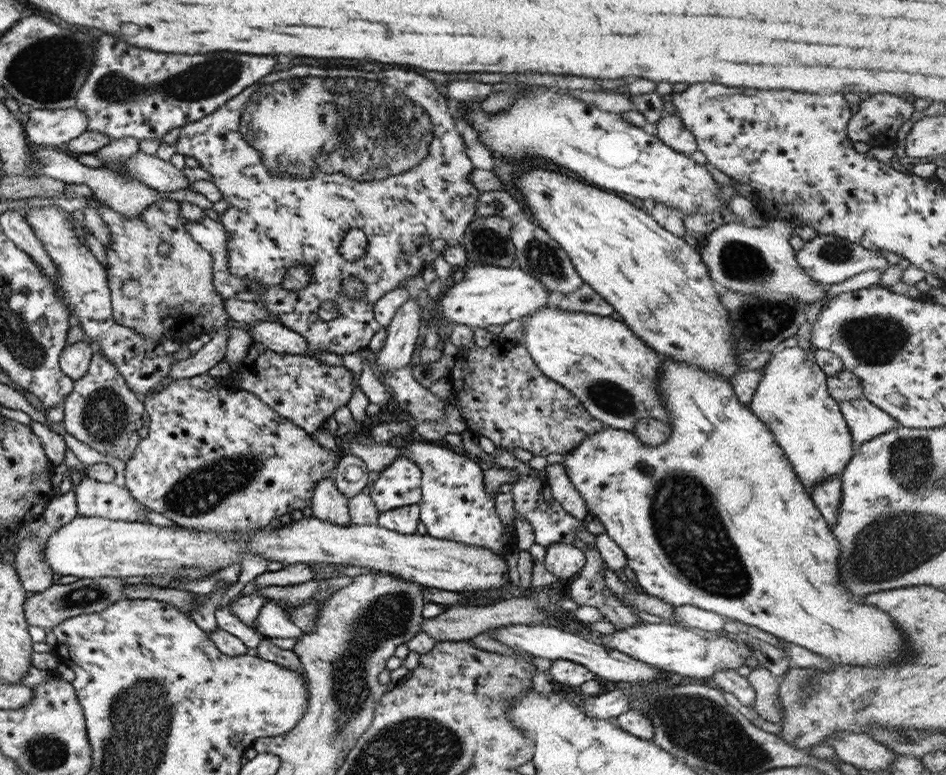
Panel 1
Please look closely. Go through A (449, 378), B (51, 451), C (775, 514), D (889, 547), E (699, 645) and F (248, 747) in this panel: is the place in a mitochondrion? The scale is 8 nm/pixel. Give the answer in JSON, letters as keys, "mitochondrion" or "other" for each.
{"A":"other","B":"other","C":"other","D":"mitochondrion","E":"other","F":"other"}

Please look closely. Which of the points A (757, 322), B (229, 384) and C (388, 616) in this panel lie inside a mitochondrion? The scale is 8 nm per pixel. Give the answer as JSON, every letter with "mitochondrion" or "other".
{"A":"mitochondrion","B":"other","C":"mitochondrion"}

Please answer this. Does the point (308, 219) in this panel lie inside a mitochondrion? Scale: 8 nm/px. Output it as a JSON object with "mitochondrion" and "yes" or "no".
{"mitochondrion":"no"}

